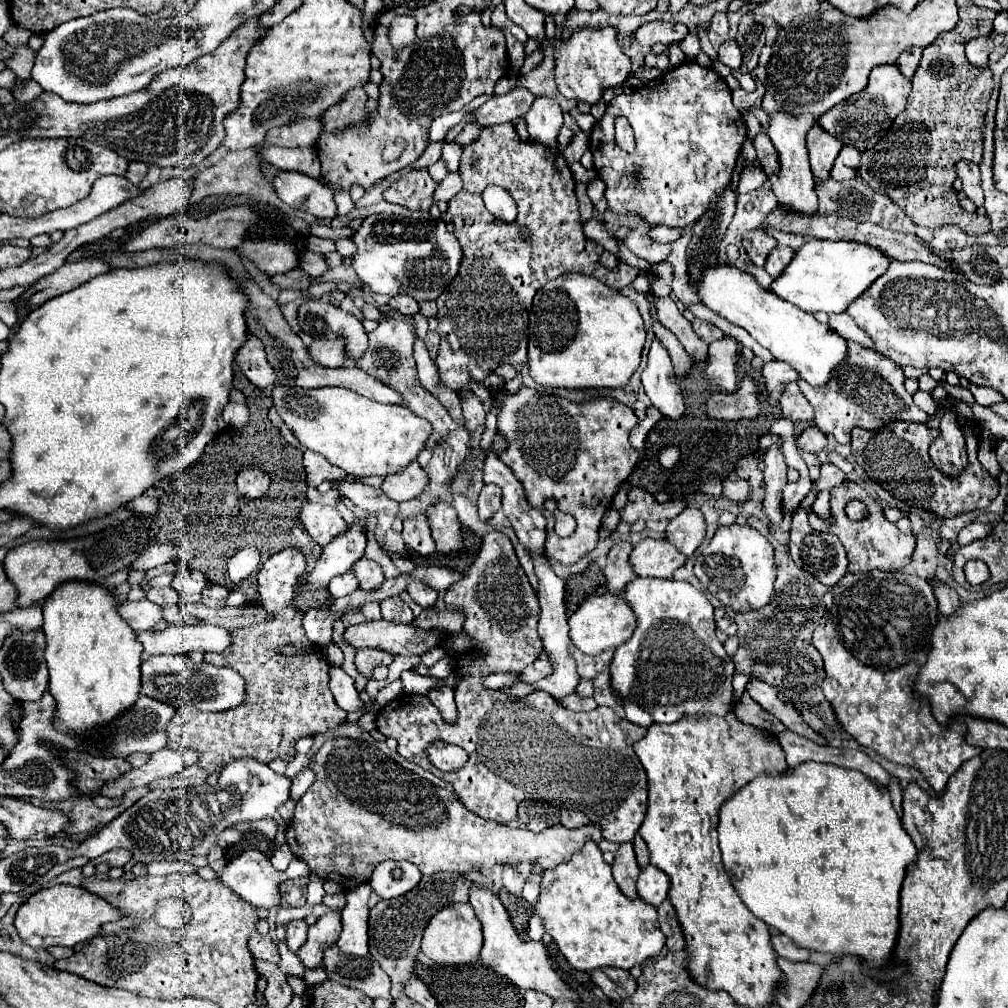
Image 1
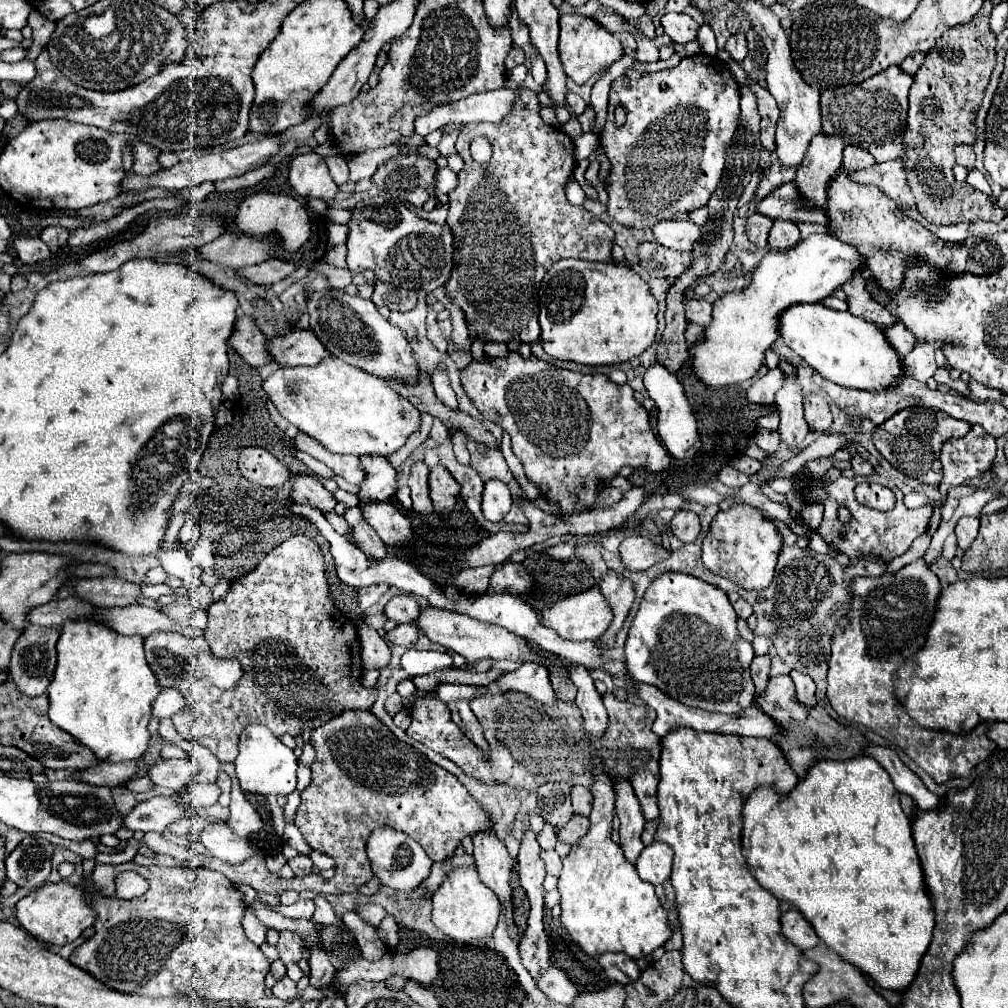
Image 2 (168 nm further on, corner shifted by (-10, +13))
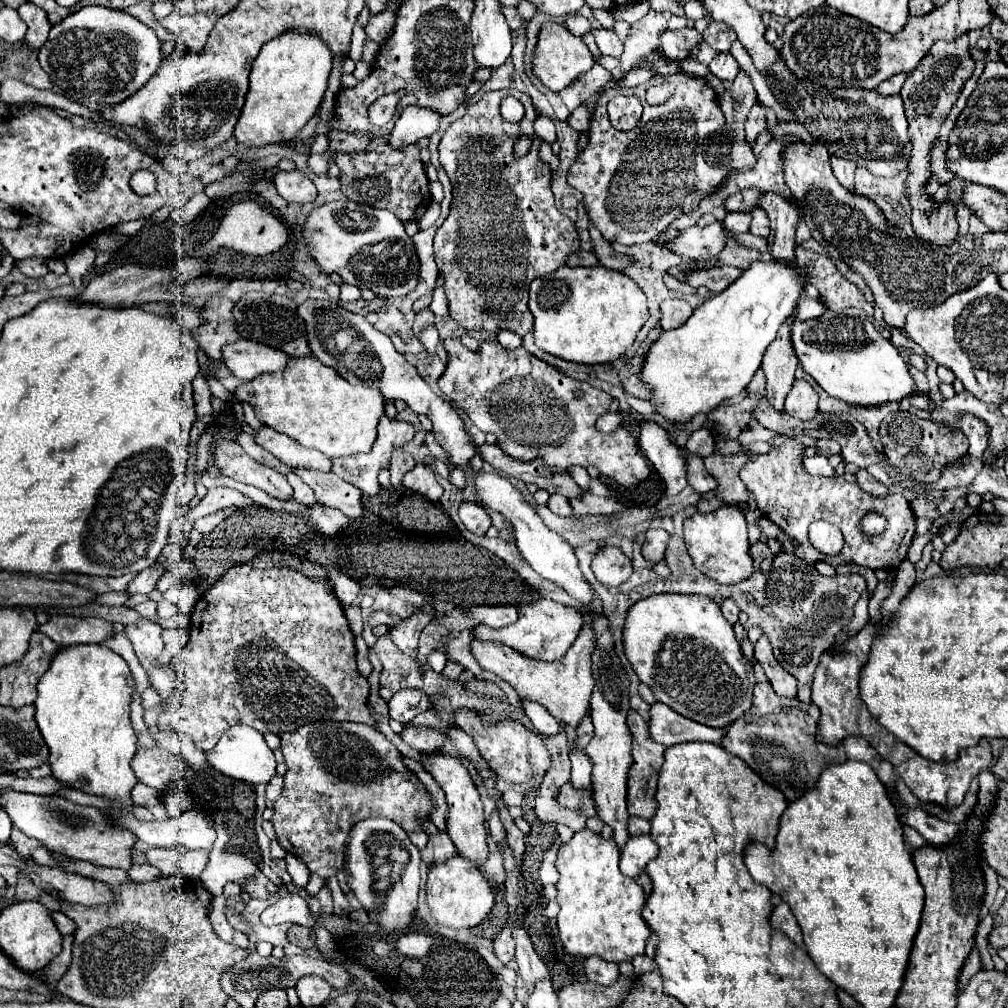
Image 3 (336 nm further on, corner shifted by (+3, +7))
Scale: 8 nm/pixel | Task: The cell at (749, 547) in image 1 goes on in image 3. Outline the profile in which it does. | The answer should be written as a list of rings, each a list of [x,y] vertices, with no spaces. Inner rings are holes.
[[[723,505],[711,513],[695,513],[693,517],[685,519],[685,543],[693,565],[707,575],[709,579],[725,585],[739,583],[753,575],[753,559],[749,555],[749,541],[747,541],[747,523],[745,515],[739,507]]]

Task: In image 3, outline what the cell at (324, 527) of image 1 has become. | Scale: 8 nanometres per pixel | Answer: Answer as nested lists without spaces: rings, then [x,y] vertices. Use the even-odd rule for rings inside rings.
[[[221,439],[213,451],[213,461],[219,467],[221,475],[227,475],[235,481],[259,487],[277,499],[293,497],[293,489],[287,483],[287,479],[281,473],[277,473],[275,469],[269,469],[269,467],[253,461],[241,449],[241,445],[237,441]]]

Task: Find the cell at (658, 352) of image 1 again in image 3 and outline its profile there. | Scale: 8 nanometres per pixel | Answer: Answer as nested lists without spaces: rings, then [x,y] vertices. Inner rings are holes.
[[[641,423],[639,445],[643,455],[651,461],[655,471],[665,483],[665,495],[677,495],[687,487],[685,479],[685,457],[681,449],[671,443],[665,429],[655,423]]]

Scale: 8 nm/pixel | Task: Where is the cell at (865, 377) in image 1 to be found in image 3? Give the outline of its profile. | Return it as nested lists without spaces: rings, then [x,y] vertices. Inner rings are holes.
[[[963,415],[961,429],[969,439],[971,457],[983,457],[983,451],[987,447],[987,425],[981,419],[975,419],[971,415]]]

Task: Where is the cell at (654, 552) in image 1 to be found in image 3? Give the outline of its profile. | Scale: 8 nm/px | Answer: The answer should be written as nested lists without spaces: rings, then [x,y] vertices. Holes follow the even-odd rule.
[[[603,547],[591,561],[597,581],[605,587],[617,587],[631,575],[631,559],[619,547]]]

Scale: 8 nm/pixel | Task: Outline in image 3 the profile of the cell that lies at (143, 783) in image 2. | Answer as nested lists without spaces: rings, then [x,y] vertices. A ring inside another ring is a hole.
[[[137,783],[137,789],[131,791],[131,797],[133,797],[133,803],[141,805],[141,807],[153,807],[159,803],[159,793],[153,791],[151,787],[143,785],[143,783]]]

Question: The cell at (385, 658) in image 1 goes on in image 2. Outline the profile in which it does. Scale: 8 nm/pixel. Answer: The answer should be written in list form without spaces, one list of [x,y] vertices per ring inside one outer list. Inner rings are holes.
[[[410,623],[396,625],[392,631],[386,633],[386,641],[390,641],[392,645],[414,647],[414,643],[418,641],[418,629],[414,625],[410,625]]]

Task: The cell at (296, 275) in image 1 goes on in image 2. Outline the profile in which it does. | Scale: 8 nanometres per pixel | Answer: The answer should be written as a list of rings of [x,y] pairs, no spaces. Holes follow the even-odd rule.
[[[270,259],[270,261],[264,261],[262,265],[240,269],[238,275],[244,275],[248,281],[258,283],[258,285],[274,285],[274,283],[282,281],[284,277],[288,277],[296,269],[298,269],[298,265],[294,261]]]

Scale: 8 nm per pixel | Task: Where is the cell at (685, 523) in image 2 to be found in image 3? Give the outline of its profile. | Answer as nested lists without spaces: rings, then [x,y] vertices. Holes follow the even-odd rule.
[[[649,529],[647,531],[647,539],[641,547],[643,551],[643,557],[651,563],[659,563],[665,555],[665,547],[667,547],[667,541],[669,541],[669,533],[663,531],[663,529]]]

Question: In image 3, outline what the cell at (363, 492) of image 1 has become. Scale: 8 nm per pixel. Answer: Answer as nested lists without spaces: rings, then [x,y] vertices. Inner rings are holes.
[[[259,427],[255,433],[255,443],[277,457],[289,467],[315,467],[319,471],[331,471],[331,459],[317,449],[307,449],[295,439],[281,435],[269,427]]]

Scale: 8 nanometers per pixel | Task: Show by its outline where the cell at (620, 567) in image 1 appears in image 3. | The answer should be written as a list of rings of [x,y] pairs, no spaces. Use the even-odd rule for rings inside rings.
[[[587,621],[577,641],[571,645],[571,649],[561,659],[551,661],[551,663],[529,659],[501,643],[481,643],[477,639],[471,641],[471,651],[483,669],[493,671],[501,679],[505,679],[519,693],[521,699],[543,705],[557,721],[563,721],[569,727],[577,729],[581,719],[589,715],[589,699],[591,699],[591,689],[593,689],[589,653],[593,651],[593,633],[589,631]]]

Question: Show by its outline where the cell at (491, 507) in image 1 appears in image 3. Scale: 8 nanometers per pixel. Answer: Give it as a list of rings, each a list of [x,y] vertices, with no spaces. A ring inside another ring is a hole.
[[[471,501],[461,503],[461,507],[459,507],[459,519],[475,535],[485,535],[487,529],[491,527],[491,517],[487,515],[487,511],[481,505],[471,503]]]

